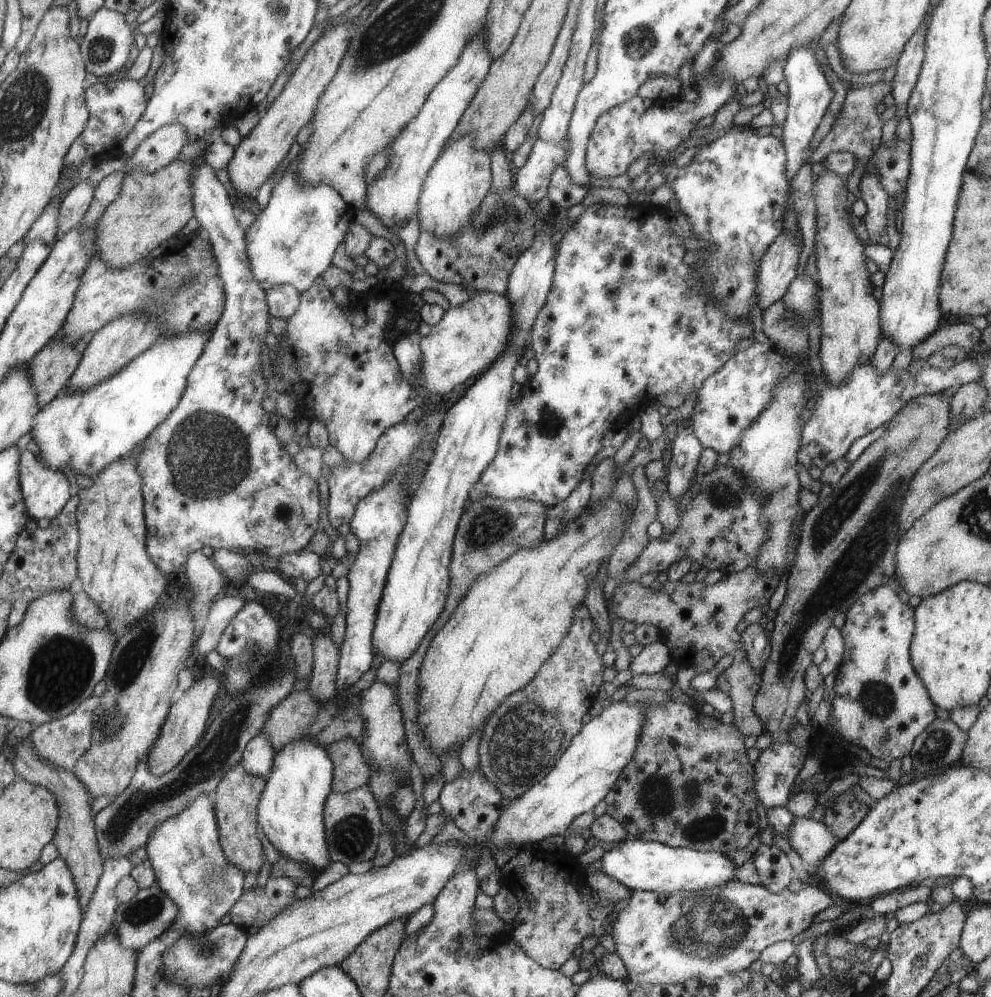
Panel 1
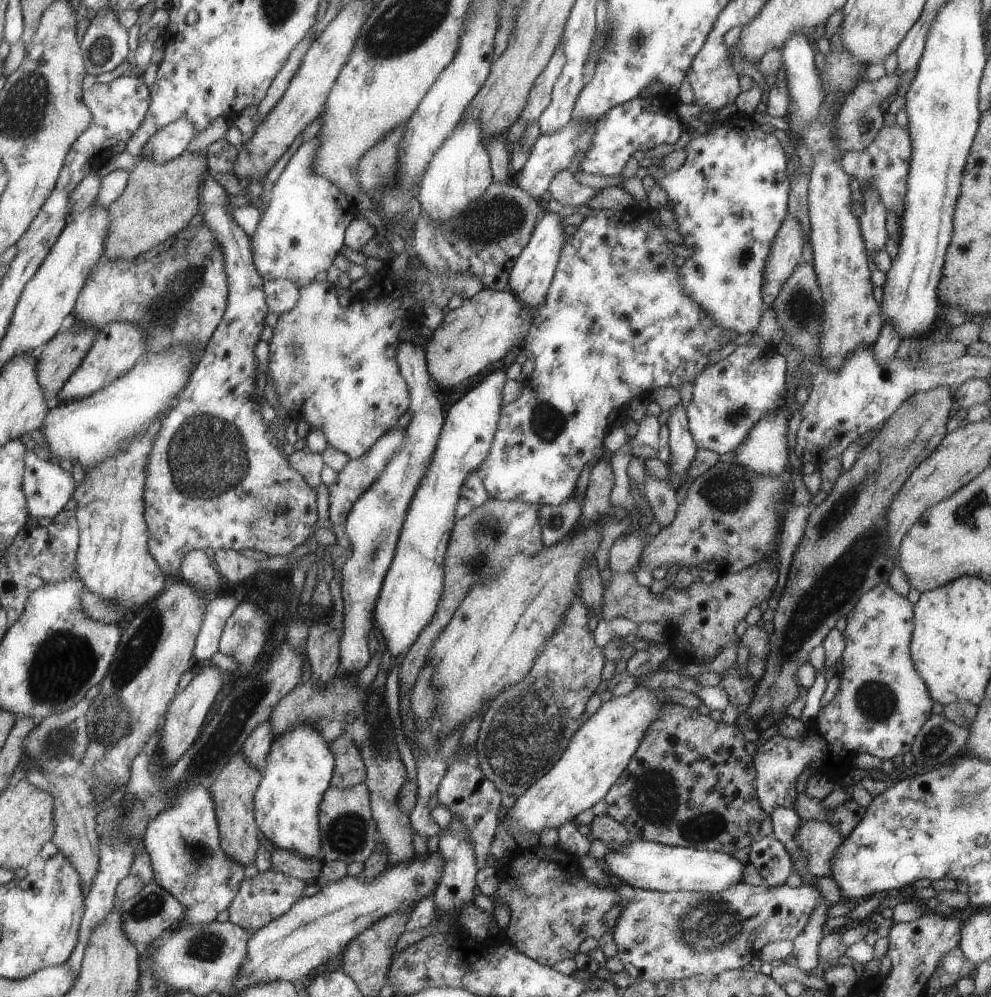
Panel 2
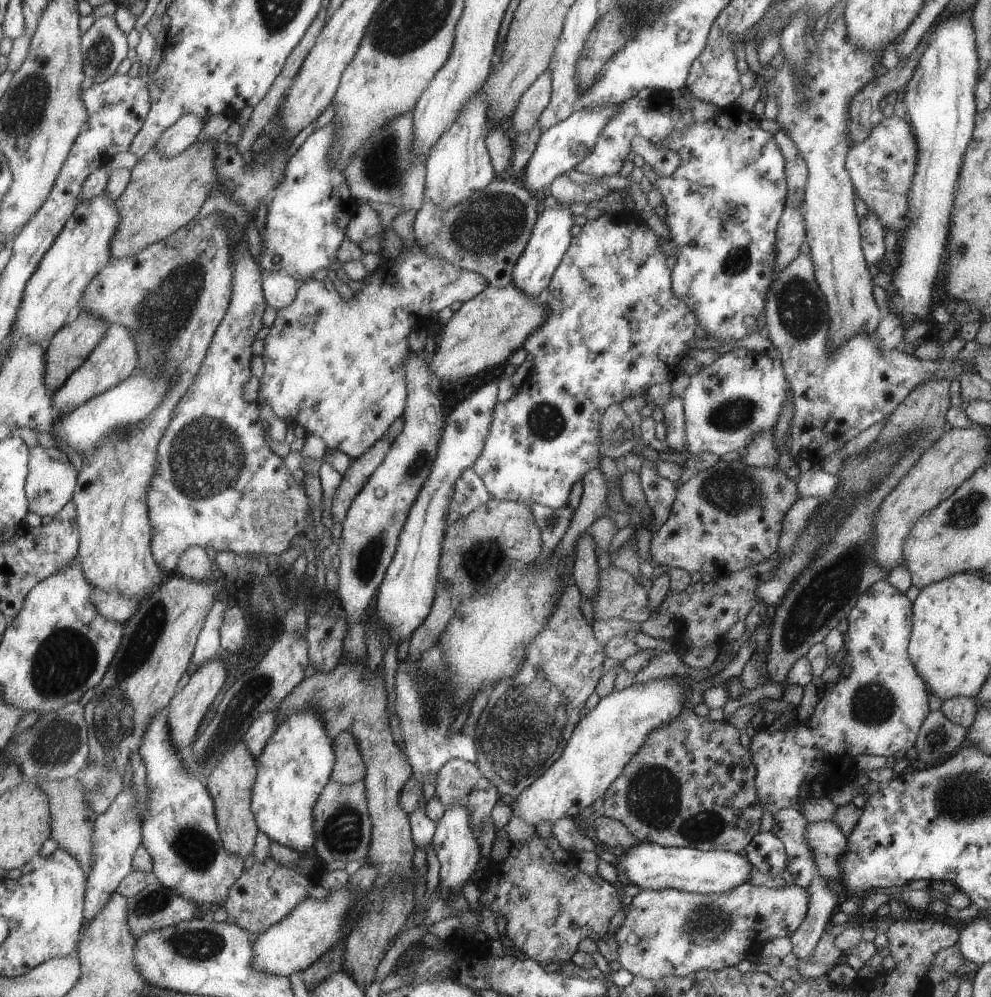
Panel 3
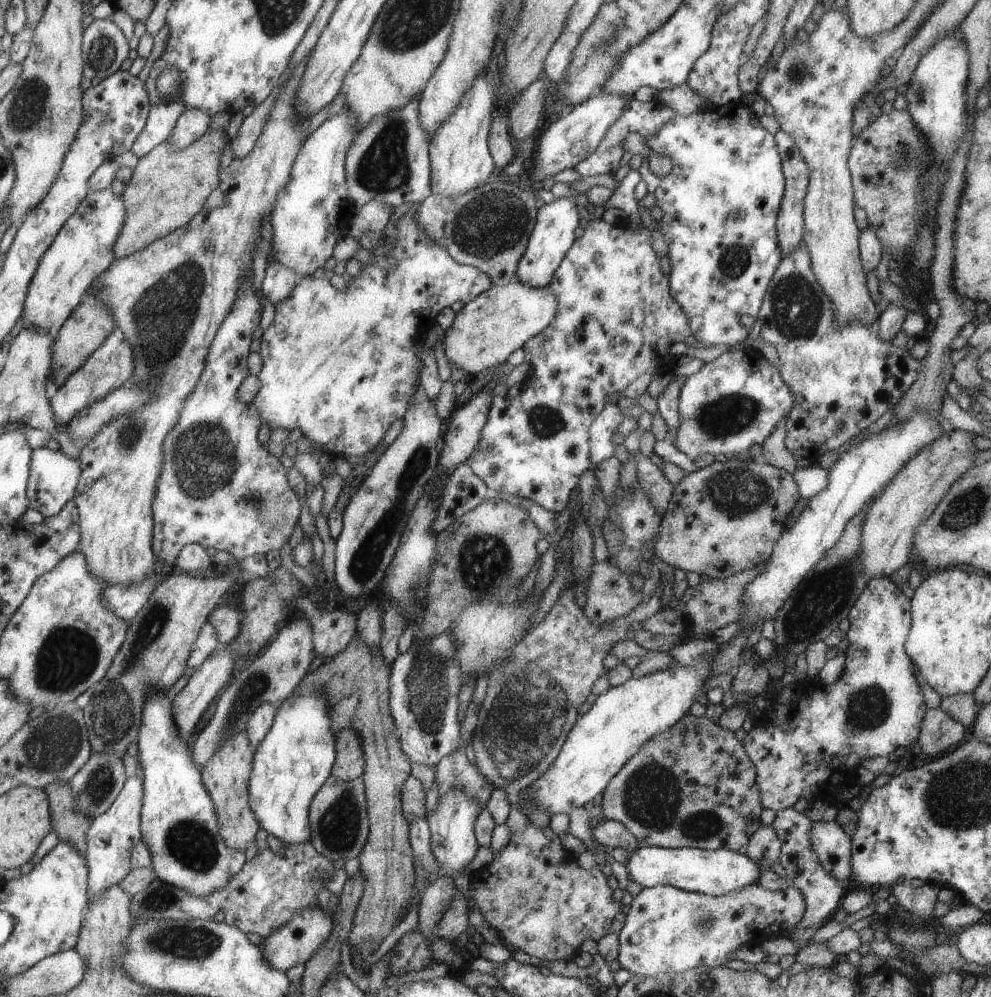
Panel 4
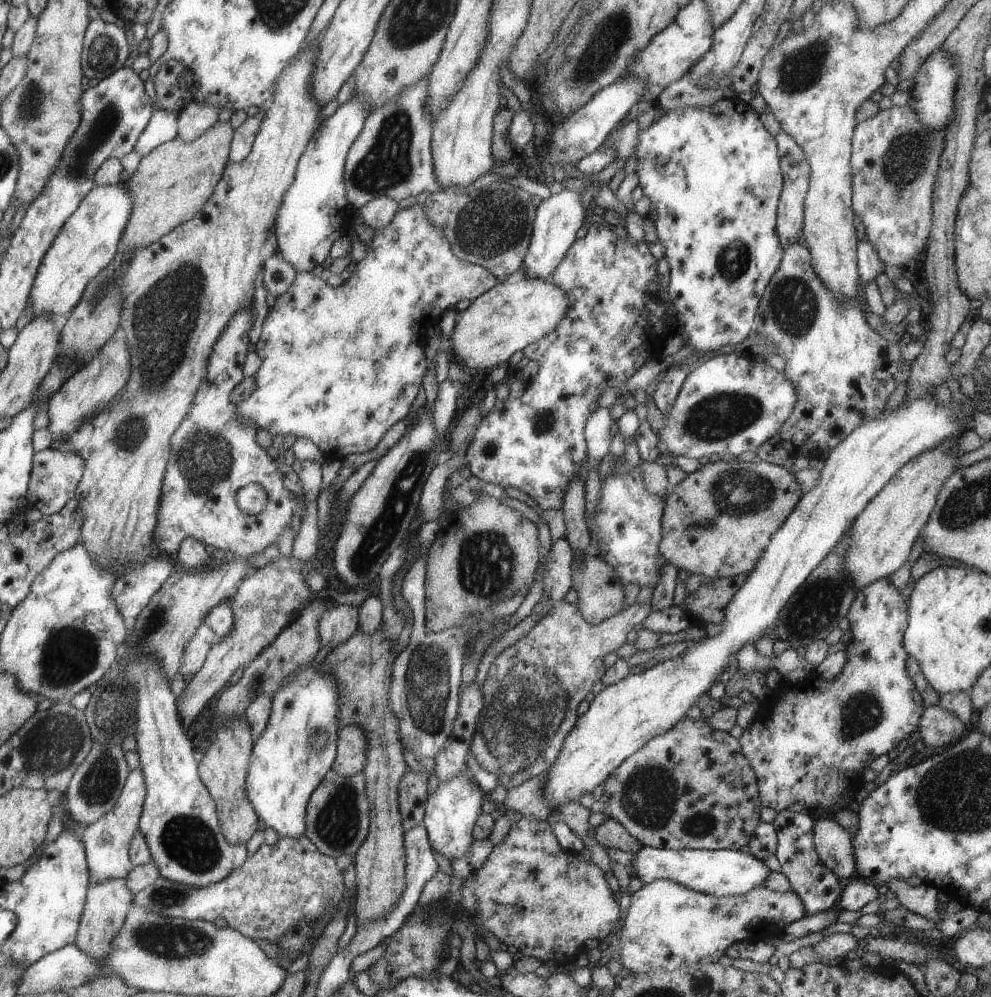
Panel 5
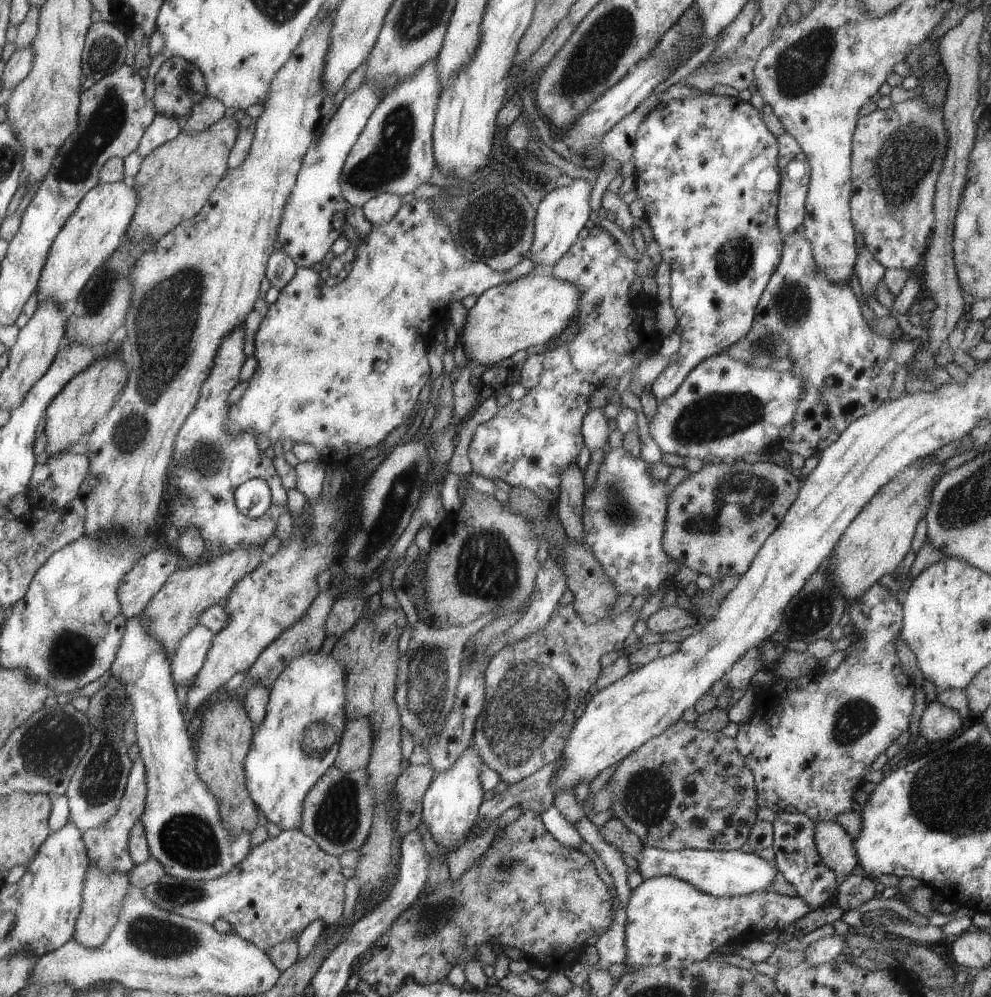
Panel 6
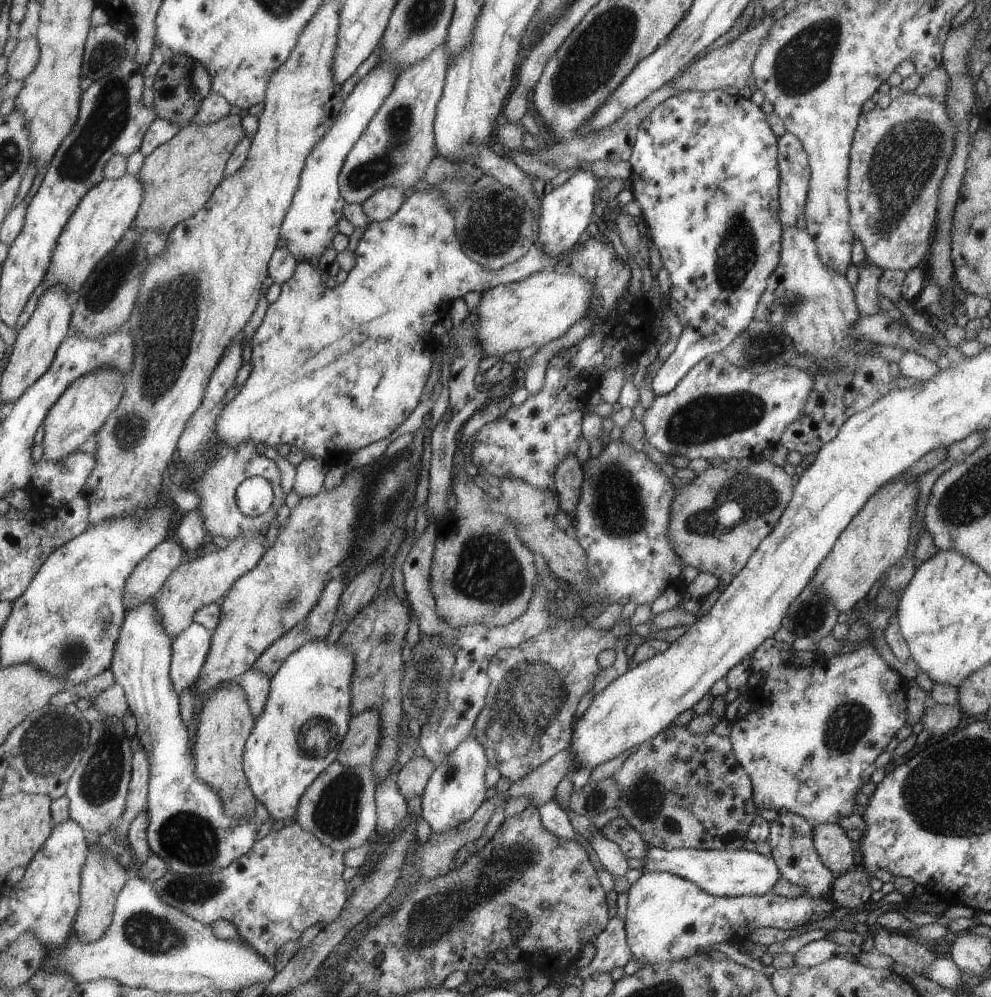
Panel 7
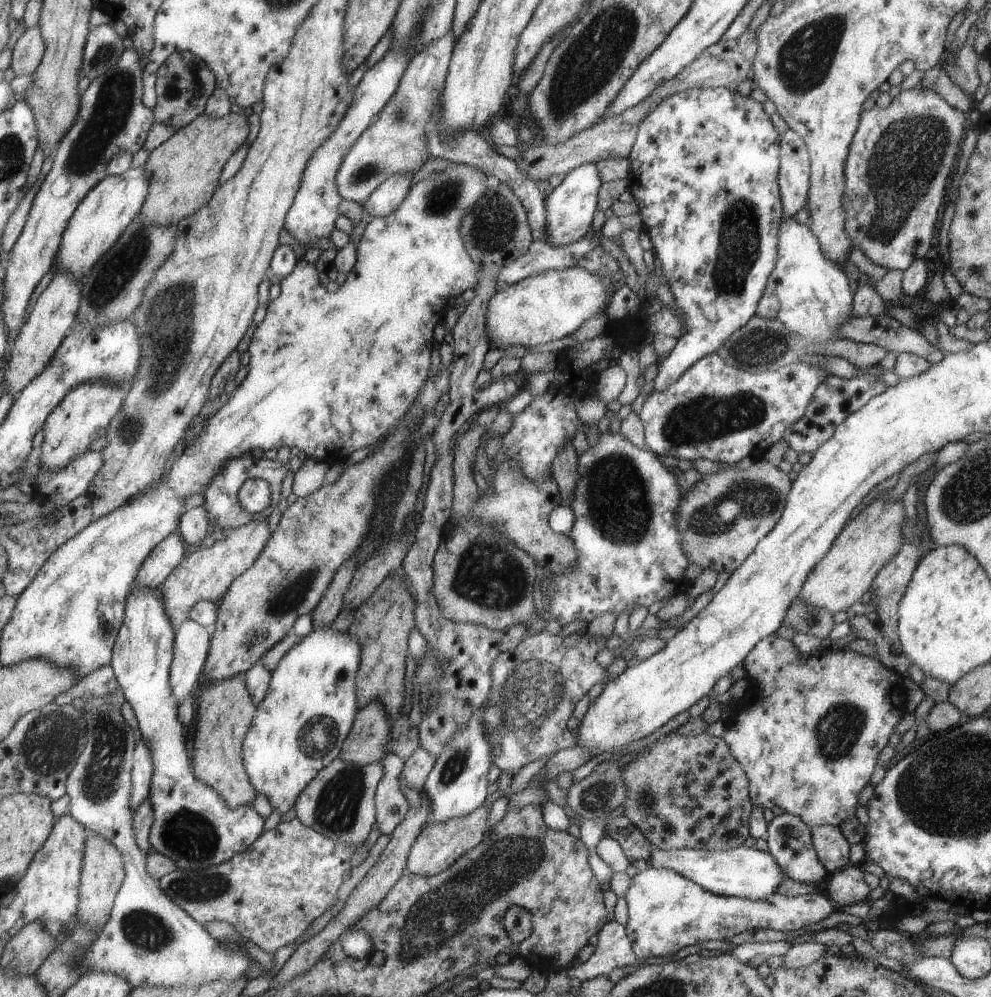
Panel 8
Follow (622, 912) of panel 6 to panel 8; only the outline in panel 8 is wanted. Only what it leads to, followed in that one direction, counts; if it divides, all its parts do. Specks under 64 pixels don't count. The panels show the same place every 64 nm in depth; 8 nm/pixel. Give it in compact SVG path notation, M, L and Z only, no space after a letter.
M616 919L598 933L596 950L583 965L575 964L567 970L569 976L585 981L600 975L609 975L615 968L637 966L639 958L634 954L626 927Z

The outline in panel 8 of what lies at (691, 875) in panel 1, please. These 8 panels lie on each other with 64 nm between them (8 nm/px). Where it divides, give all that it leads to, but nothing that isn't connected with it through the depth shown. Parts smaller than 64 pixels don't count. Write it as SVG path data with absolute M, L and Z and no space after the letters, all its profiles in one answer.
M744 845L727 851L705 851L702 849L660 850L654 849L648 860L649 866L658 869L672 869L684 875L698 886L715 895L762 900L776 892L784 879L777 859L768 851L748 848Z

